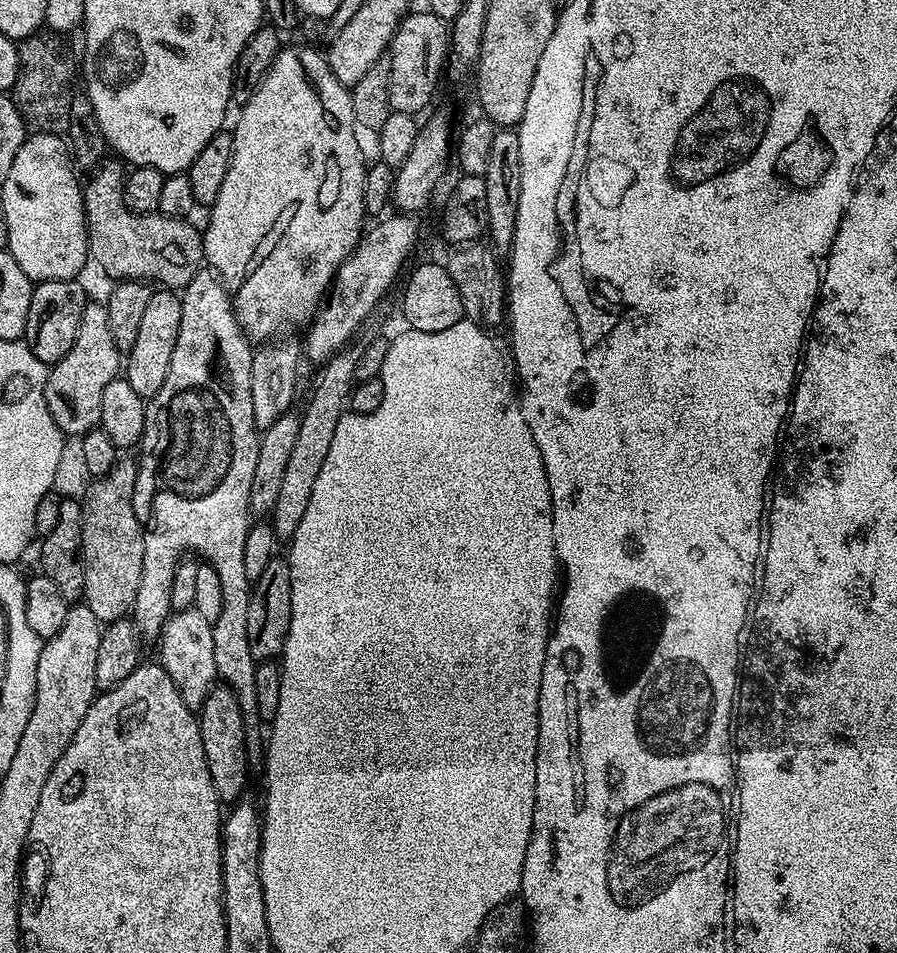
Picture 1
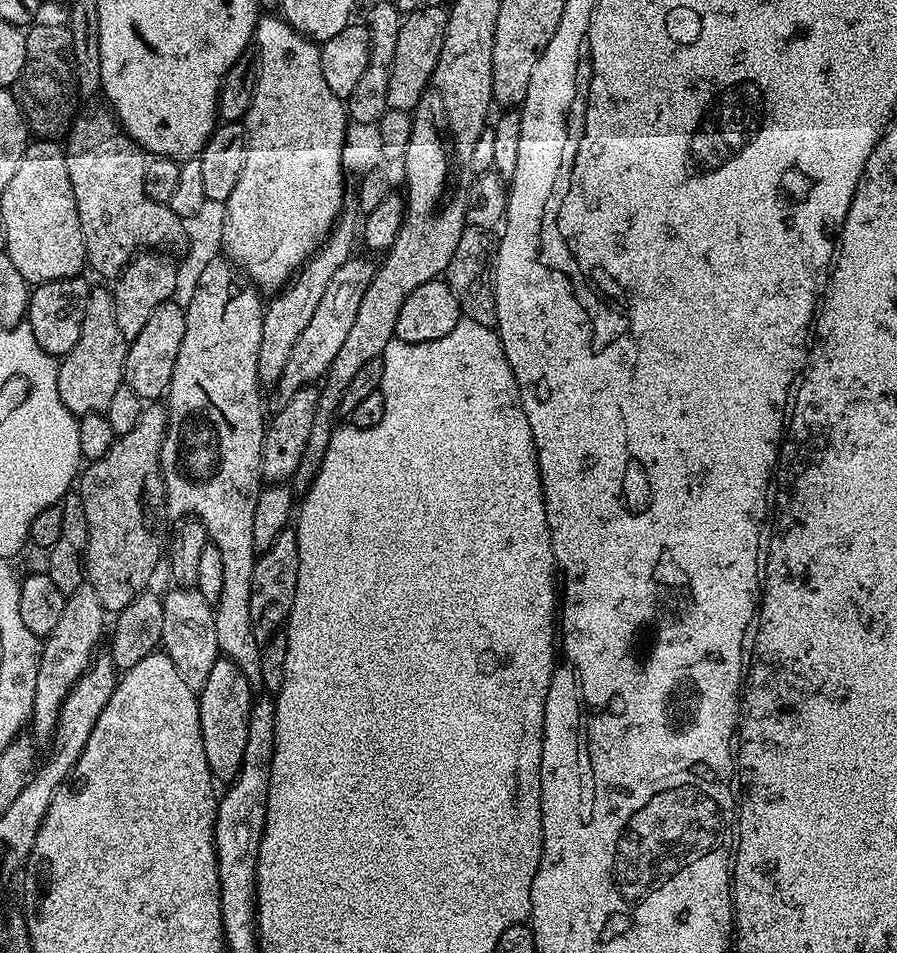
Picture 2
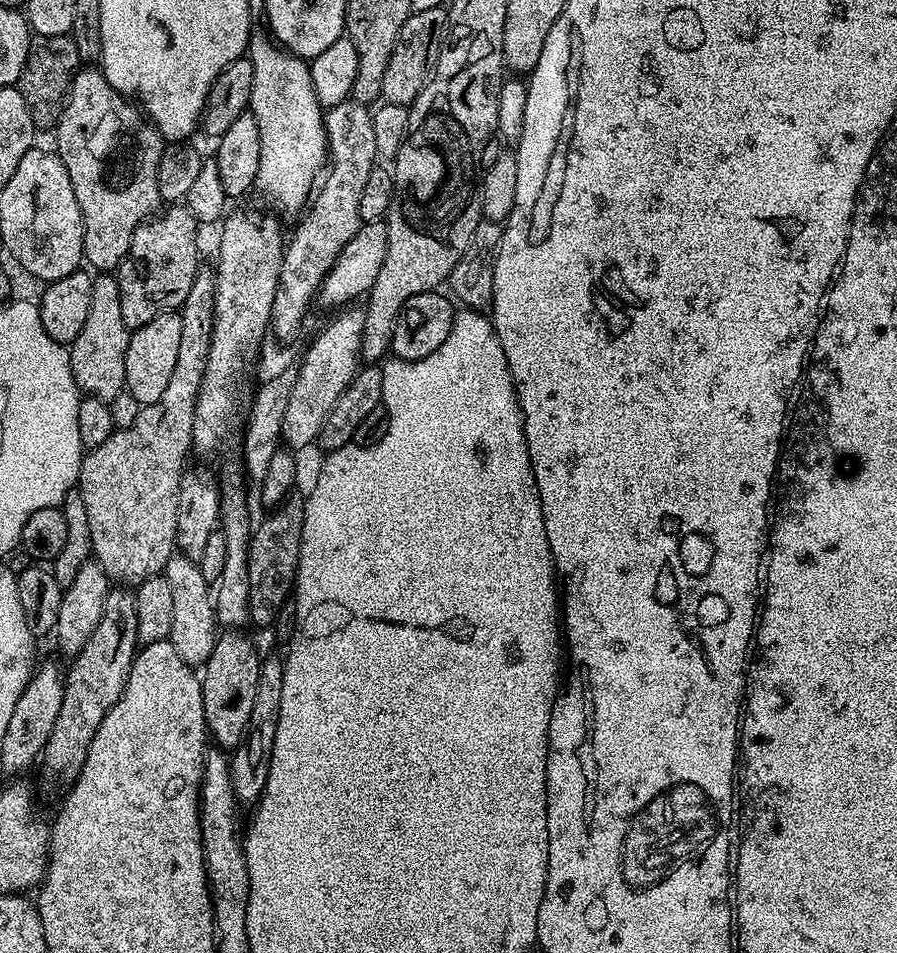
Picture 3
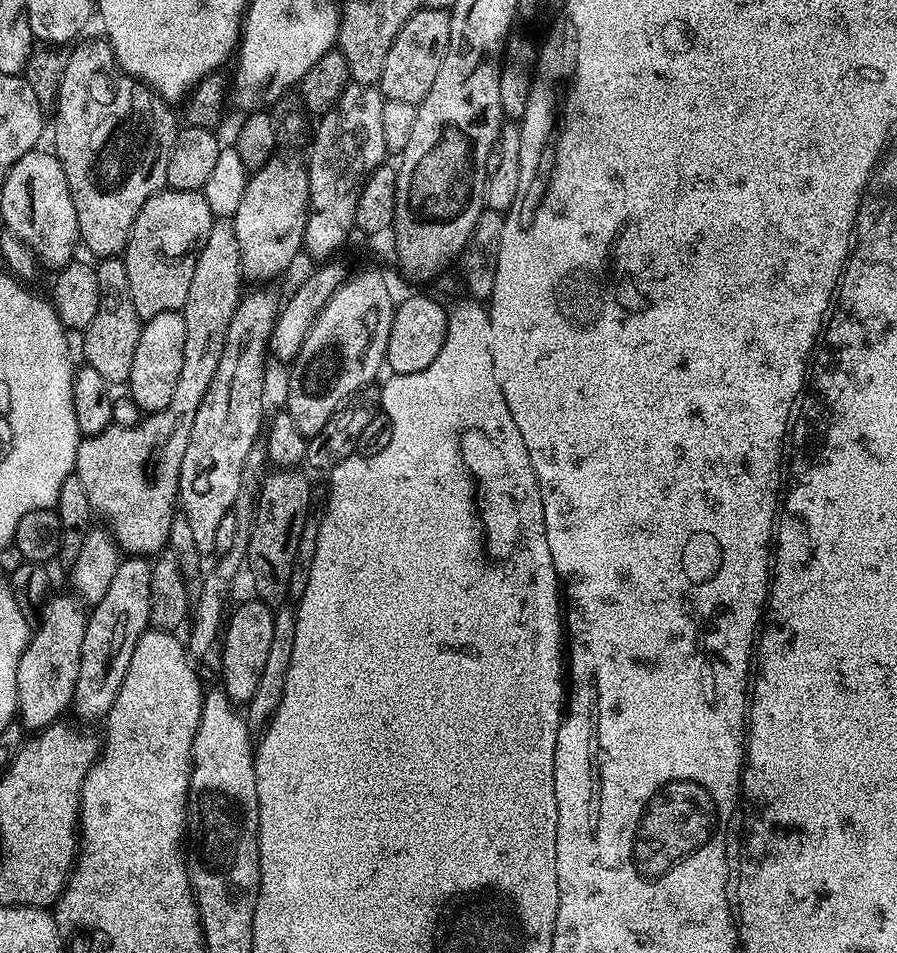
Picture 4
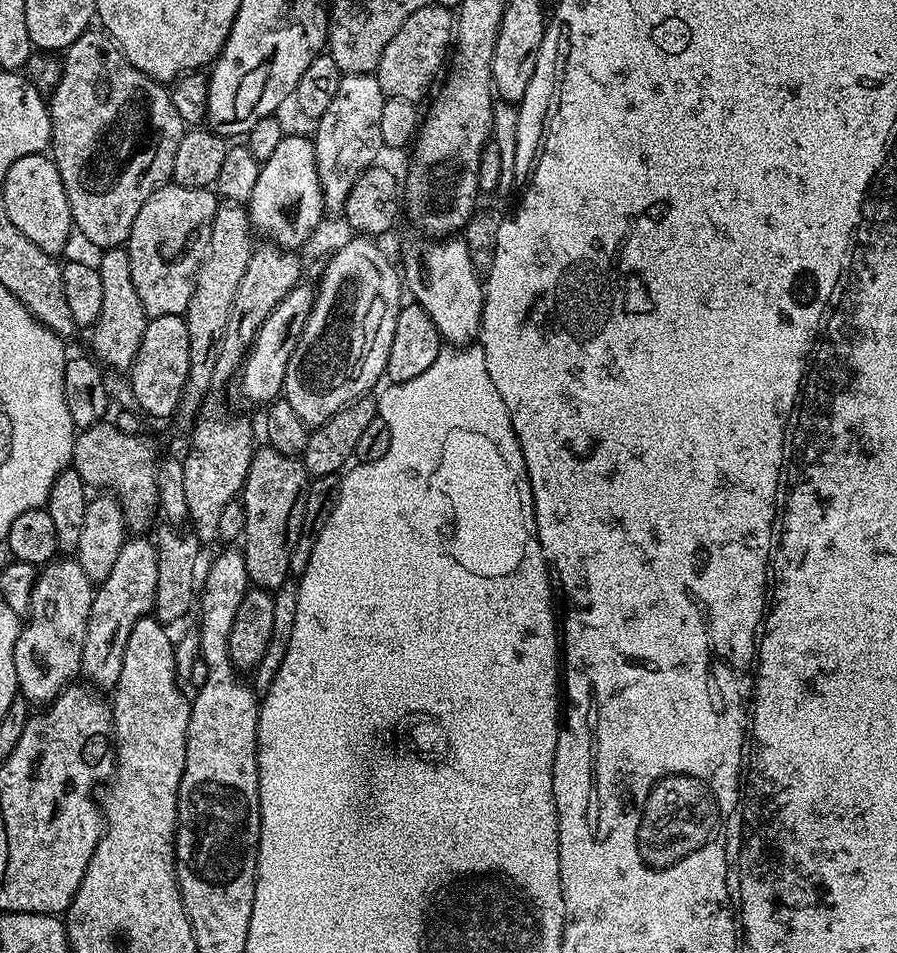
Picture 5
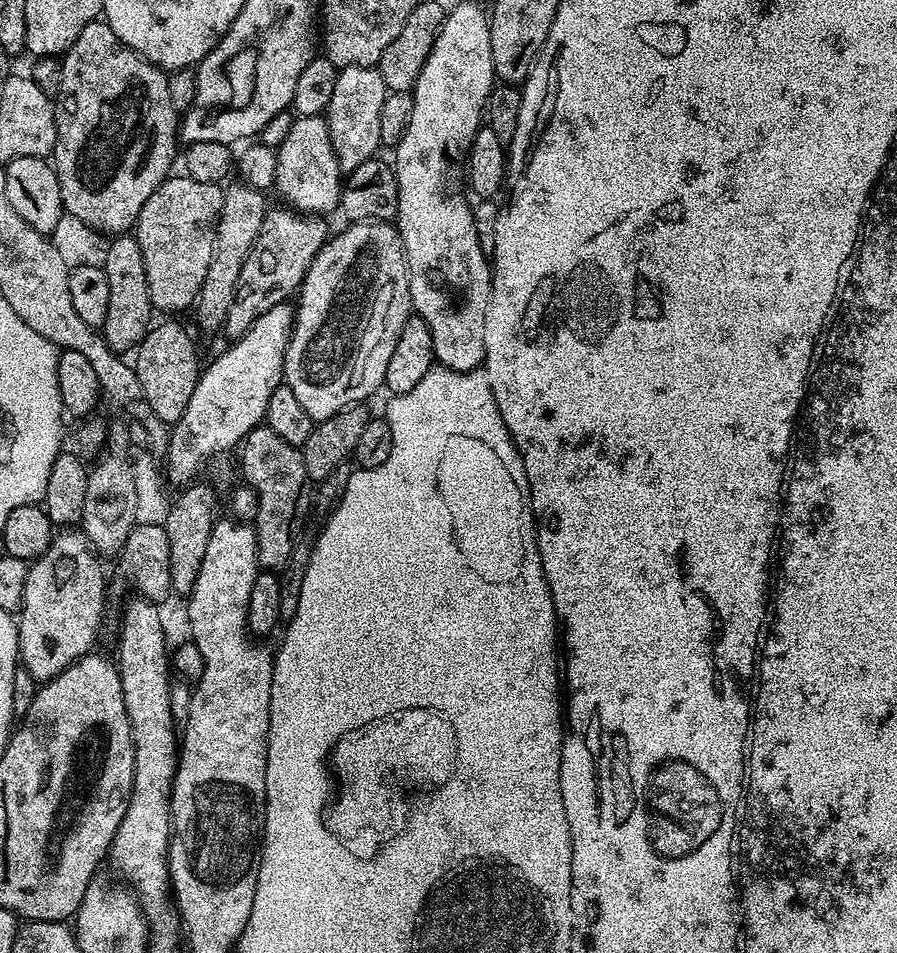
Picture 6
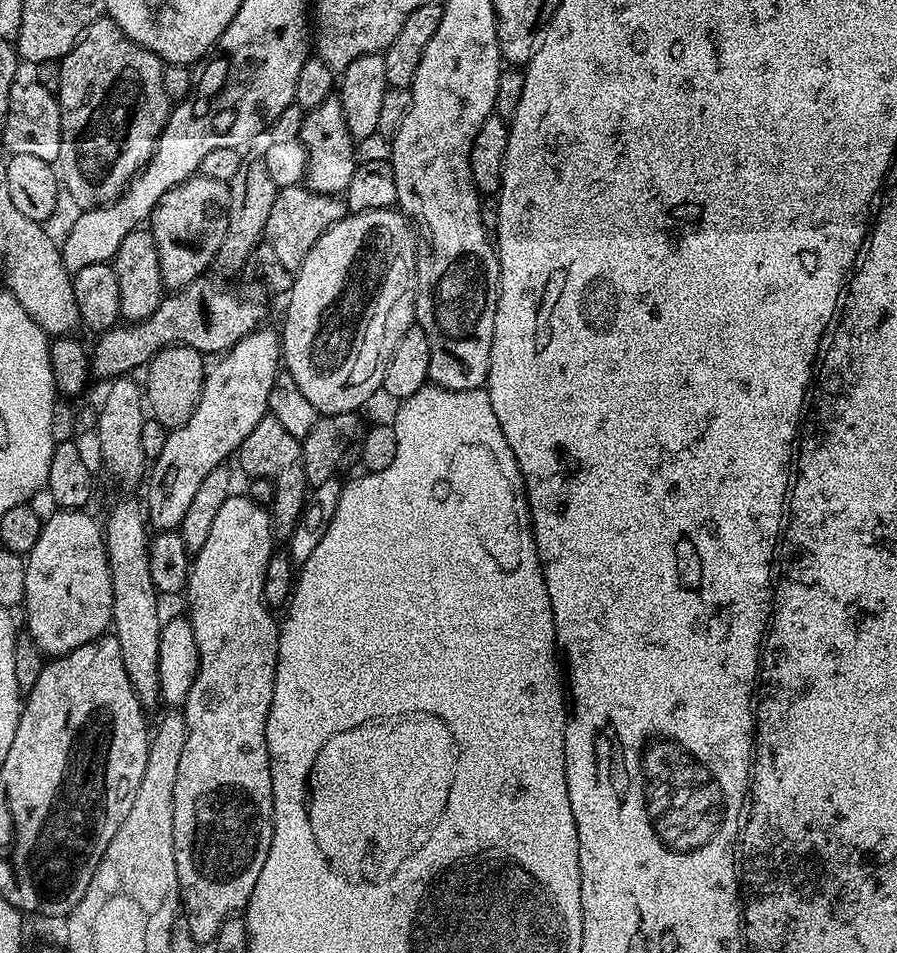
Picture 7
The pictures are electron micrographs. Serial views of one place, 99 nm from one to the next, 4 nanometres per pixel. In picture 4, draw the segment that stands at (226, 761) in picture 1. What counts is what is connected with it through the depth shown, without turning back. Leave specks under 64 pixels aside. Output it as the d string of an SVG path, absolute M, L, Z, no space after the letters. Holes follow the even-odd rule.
M259 598L244 600L229 611L222 628L220 650L220 680L225 696L236 706L247 705L254 690L258 690L258 678L262 678L262 666L266 666L266 653L274 639L274 612Z

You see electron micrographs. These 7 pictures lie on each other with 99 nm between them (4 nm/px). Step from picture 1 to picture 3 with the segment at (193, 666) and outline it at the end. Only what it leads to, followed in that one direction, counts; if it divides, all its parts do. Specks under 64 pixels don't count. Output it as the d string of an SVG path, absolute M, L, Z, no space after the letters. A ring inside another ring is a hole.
M179 554L169 558L162 575L166 582L170 582L170 591L174 597L174 615L168 639L187 664L202 666L210 658L218 635L218 617L213 593L211 596L209 590L210 582L195 561Z

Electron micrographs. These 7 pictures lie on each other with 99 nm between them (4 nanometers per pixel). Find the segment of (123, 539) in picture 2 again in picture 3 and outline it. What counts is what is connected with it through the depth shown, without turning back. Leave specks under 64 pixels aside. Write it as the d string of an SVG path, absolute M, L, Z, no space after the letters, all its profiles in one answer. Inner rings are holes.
M197 271L194 286L190 286L190 294L186 294L186 302L183 308L179 309L182 318L182 343L178 346L178 359L174 362L170 386L166 386L158 402L141 407L138 418L134 418L134 426L116 428L110 434L110 438L102 442L102 446L87 449L80 461L78 487L82 494L82 502L86 502L86 518L90 518L92 556L95 563L102 566L109 581L120 586L135 586L143 580L149 580L151 576L161 575L166 562L177 551L176 523L180 505L180 477L185 467L184 459L192 448L196 395L204 381L206 358L210 354L212 341L216 278L211 271L204 271Z

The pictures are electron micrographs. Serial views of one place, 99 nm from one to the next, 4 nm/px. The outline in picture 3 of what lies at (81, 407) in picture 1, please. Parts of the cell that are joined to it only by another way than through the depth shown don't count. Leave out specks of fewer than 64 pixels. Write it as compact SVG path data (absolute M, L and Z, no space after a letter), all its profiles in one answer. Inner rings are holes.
M97 275L90 290L90 314L86 314L86 326L82 326L82 334L78 334L78 338L74 338L70 346L70 366L76 387L81 393L110 402L119 392L125 391L126 346L129 335L126 322L122 322L122 302L115 275Z

